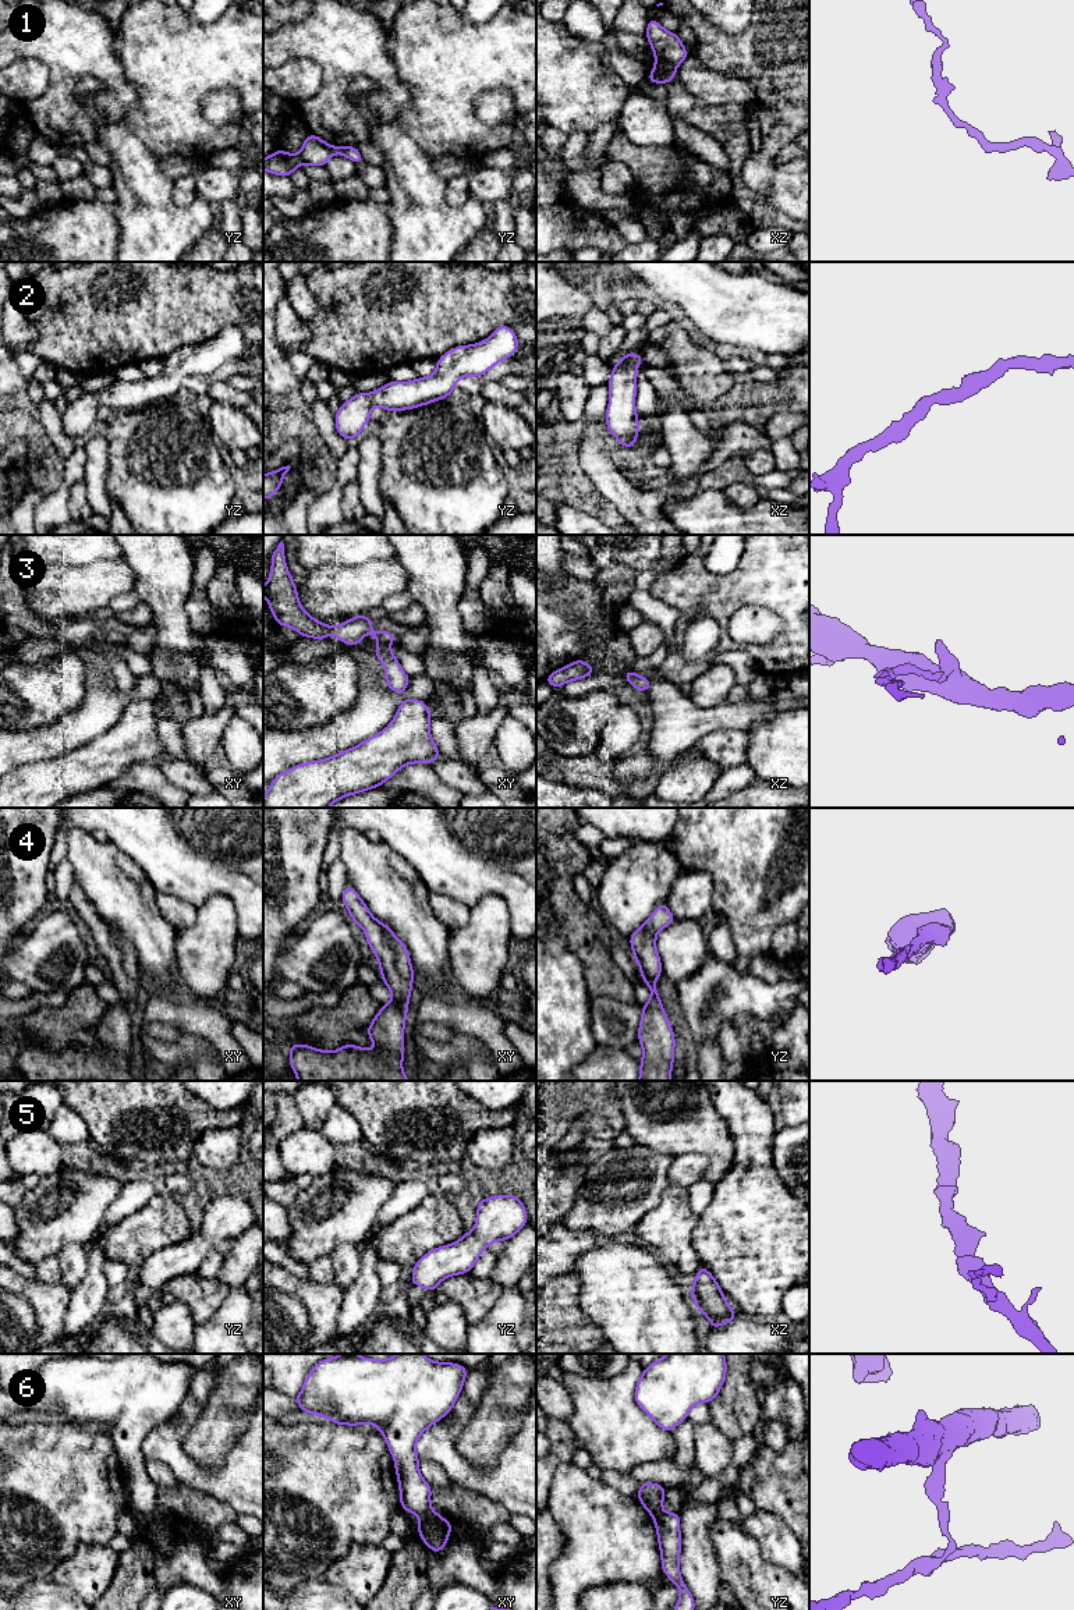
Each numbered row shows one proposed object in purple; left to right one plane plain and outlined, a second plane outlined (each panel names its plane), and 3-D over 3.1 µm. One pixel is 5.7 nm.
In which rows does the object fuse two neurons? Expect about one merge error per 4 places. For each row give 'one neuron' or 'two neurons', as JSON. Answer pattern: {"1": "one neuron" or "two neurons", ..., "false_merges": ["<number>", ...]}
{"1": "two neurons", "2": "one neuron", "3": "two neurons", "4": "one neuron", "5": "one neuron", "6": "two neurons", "false_merges": ["1", "3", "6"]}

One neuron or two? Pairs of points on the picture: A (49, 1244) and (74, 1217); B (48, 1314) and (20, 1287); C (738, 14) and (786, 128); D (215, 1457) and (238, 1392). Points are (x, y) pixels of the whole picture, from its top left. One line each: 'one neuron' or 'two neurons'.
A: one neuron
B: one neuron
C: two neurons
D: one neuron

